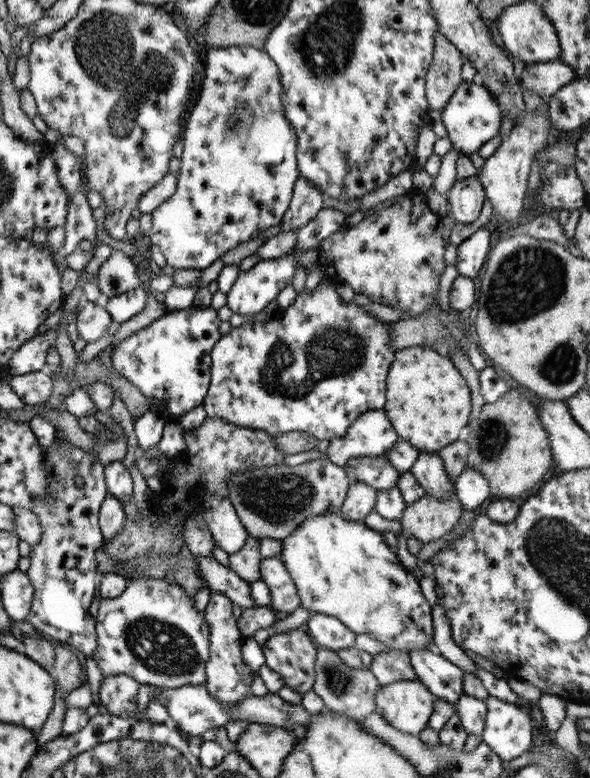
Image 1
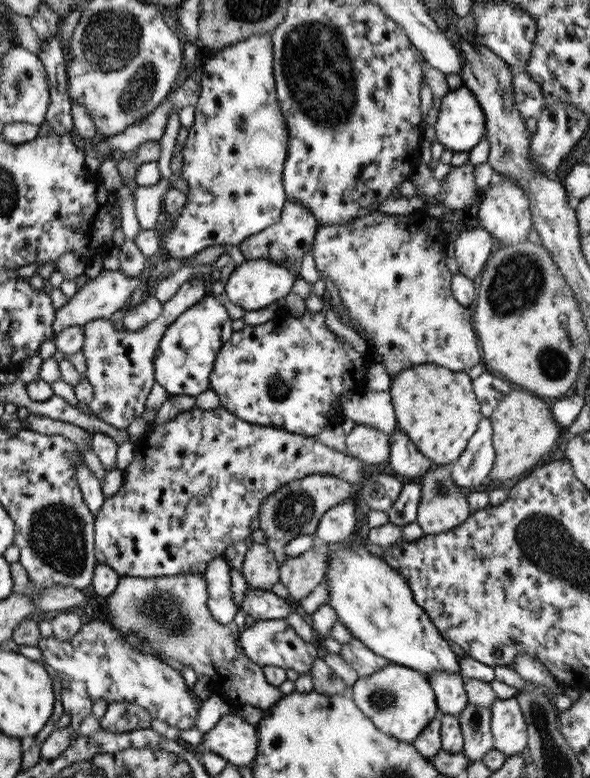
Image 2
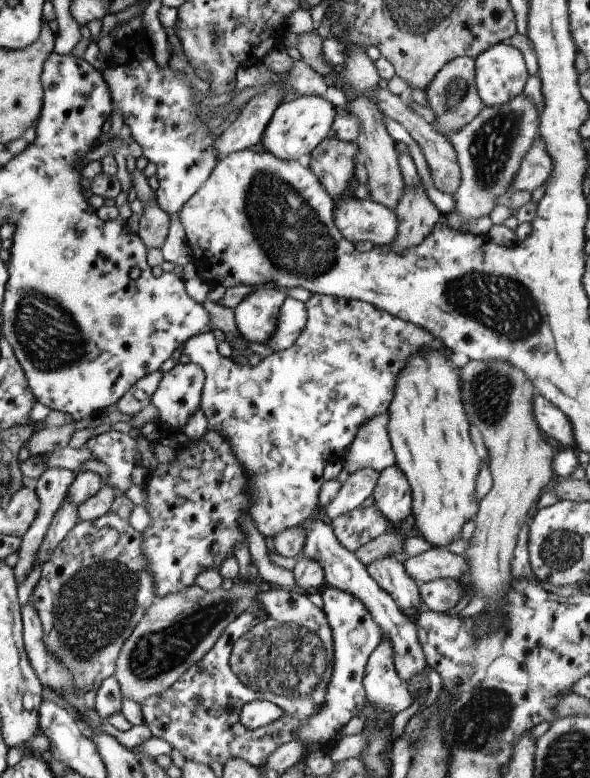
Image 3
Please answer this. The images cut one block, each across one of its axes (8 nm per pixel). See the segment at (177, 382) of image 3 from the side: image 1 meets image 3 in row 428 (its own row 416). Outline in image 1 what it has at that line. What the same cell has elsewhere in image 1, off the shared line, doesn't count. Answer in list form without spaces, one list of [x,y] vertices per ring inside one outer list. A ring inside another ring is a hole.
[[[193,306],[178,309],[178,312],[160,317],[150,325],[126,337],[114,349],[112,364],[114,372],[134,385],[149,400],[150,408],[156,410],[164,419],[181,418],[195,406],[203,404],[211,380],[211,350],[220,340],[218,331],[221,318],[211,306],[195,308]]]

